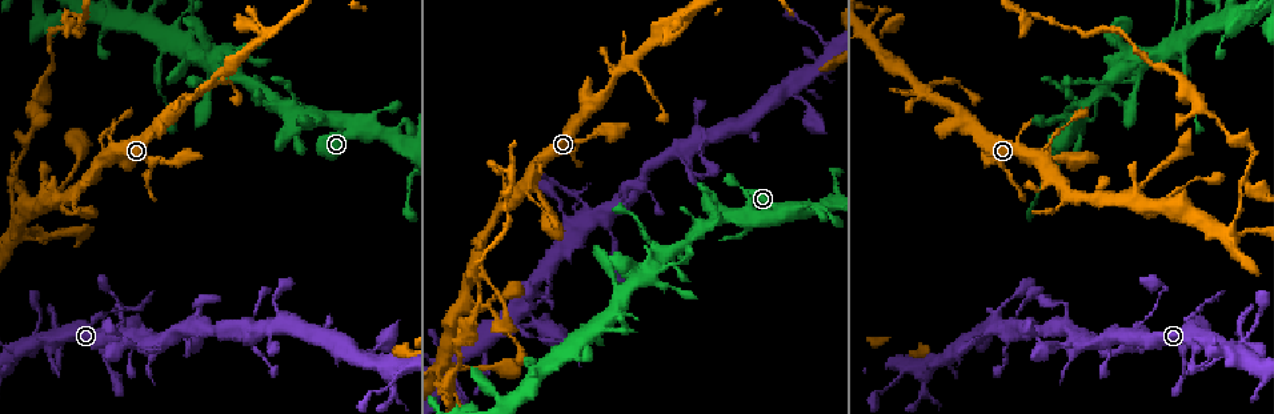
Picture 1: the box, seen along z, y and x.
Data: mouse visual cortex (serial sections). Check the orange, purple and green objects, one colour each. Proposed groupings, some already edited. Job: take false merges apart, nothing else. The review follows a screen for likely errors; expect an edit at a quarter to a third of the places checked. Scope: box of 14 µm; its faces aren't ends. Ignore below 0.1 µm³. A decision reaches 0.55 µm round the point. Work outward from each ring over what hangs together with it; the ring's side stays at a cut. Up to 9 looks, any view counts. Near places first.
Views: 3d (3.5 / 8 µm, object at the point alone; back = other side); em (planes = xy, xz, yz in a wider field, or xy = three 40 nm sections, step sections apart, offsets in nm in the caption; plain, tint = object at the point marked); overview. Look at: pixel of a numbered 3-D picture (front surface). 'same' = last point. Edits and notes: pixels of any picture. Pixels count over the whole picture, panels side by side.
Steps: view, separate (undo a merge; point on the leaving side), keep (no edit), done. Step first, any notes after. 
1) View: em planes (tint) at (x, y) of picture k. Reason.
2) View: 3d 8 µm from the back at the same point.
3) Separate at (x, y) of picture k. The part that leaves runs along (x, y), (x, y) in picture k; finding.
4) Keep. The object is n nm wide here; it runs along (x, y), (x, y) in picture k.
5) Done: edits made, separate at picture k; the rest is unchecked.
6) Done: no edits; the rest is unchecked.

View: 3d 3.5 µm at (116, 337) of picture 1.

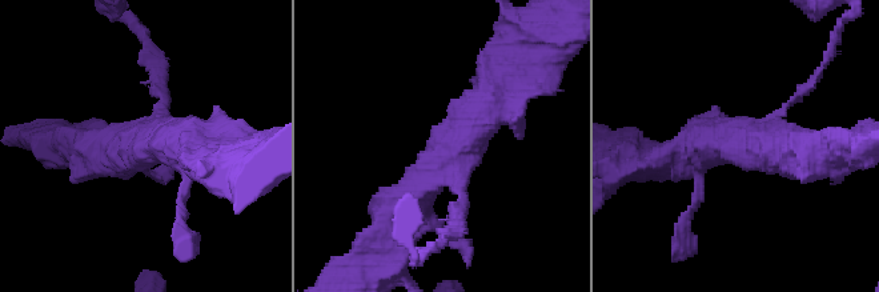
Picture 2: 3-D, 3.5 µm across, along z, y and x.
View: em xy step 5 (tint) at (437, 167) of picture 2. 3 arms meet here; the arms are 150, 500, 500 nm wide.

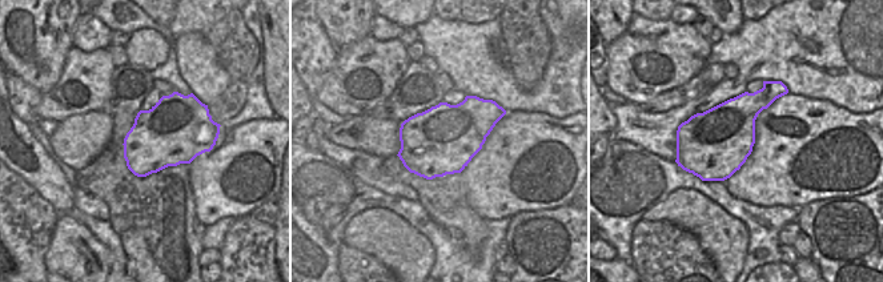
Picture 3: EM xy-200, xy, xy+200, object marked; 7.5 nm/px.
Keep. It runs along (389, 234), (393, 216), (494, 98) in picture 2; one cell here.

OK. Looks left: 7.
View: 3d 3.5 µm at (480, 337) of picture 1. Three arms meet.

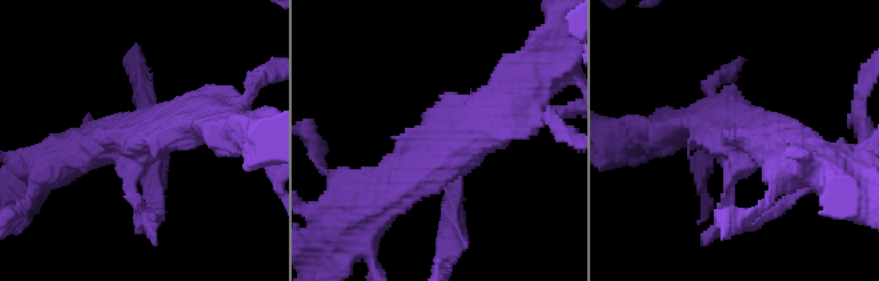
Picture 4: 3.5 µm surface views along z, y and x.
View: em xy step 3 (tint) at (737, 159) of picture 4.

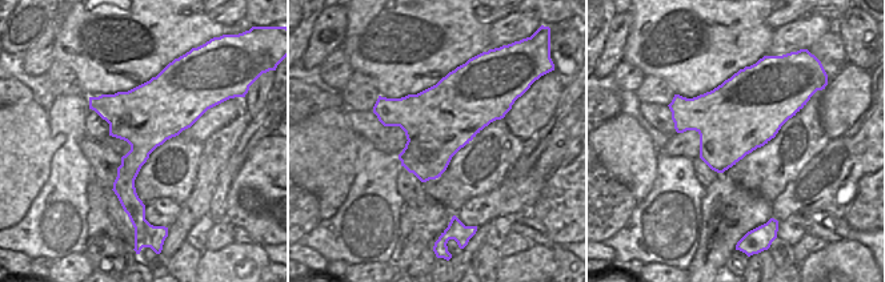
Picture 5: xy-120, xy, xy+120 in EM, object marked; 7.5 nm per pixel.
Keep. Continuous, no second cell.

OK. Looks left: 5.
View: 3d 3.5 µm at (438, 368) of picture 1. Thin arm on a thick one.

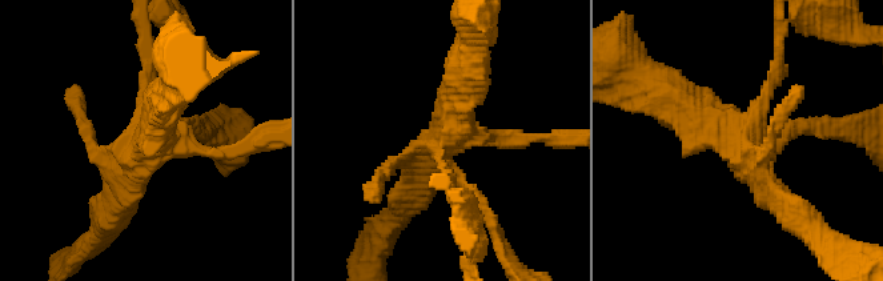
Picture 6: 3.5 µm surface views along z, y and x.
Separate at (779, 60) of picture 6. The part that leaves runs along (758, 105), (775, 77), (782, 28) in picture 6; a second cell is stuck on.

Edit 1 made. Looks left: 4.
View: 3d 8 µm at (61, 206) of picture 1. Thin neck.

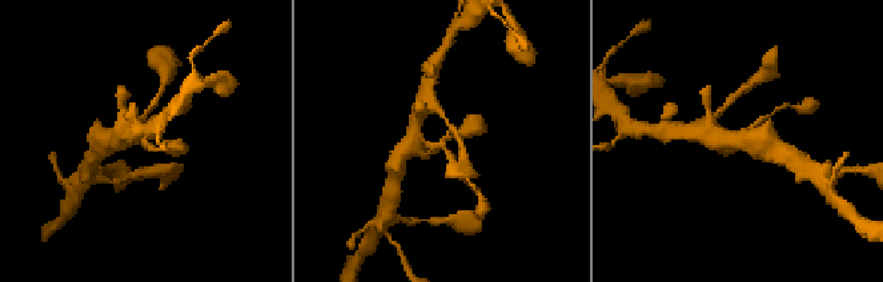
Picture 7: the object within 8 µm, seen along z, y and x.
View: 3d 3.5 µm from the back at (142, 144) of picture 7. Closer look.

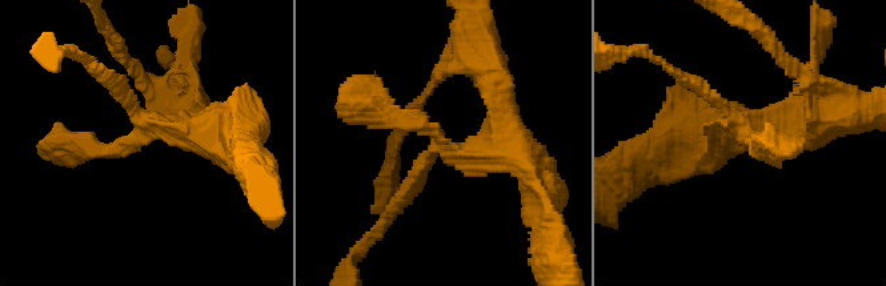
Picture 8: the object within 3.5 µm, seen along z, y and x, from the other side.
View: em xy step 5 (tint) at (743, 130) of picture 8.

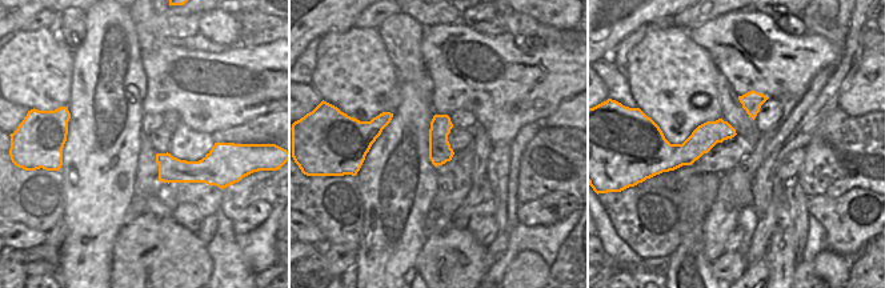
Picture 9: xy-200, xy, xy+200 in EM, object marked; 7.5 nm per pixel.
Keep. It runs along (506, 141), (461, 154), (360, 103) in picture 8; continuous, no second cell.

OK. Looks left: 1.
Done: edits made, separate at picture 6; the rest is unchecked.

